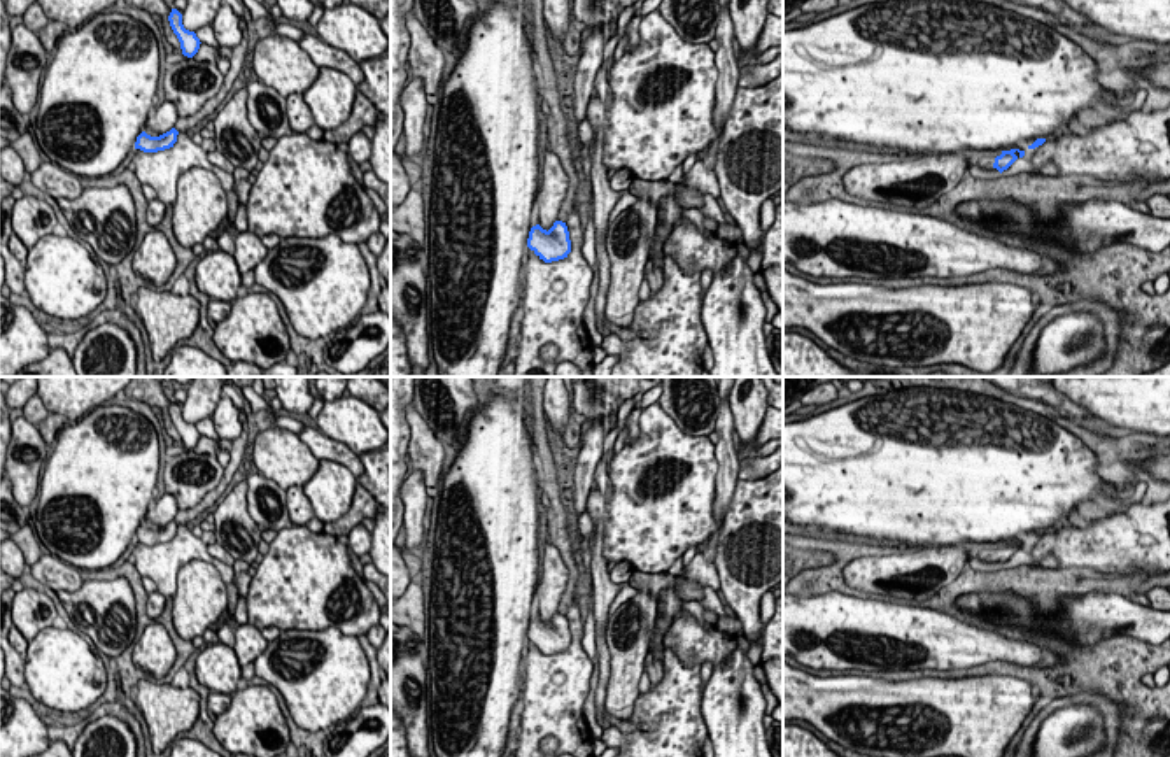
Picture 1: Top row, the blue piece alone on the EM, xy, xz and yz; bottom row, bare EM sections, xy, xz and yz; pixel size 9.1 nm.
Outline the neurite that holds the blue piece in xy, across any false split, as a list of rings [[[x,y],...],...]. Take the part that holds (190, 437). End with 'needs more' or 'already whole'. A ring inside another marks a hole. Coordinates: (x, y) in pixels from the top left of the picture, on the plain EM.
[[[172,401],[168,408],[170,419],[180,435],[182,447],[193,450],[200,442],[200,431],[194,424],[189,424],[182,417],[182,407],[177,401]]]; already whole

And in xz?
[[[555,613],[548,624],[539,617],[532,619],[527,640],[545,655],[567,650],[571,645],[571,633],[566,615]]]; already whole

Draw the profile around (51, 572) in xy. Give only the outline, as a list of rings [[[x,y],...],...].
[[[42,554],[40,559],[30,566],[30,570],[35,580],[56,592],[74,592],[81,589],[84,582],[81,570],[51,554]]]

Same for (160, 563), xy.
[[[179,526],[177,534],[165,543],[144,545],[133,543],[135,568],[142,577],[156,584],[156,591],[165,598],[173,598],[177,592],[177,573],[189,561],[210,562],[221,575],[226,585],[235,582],[233,566],[228,566],[208,554],[208,545],[194,536],[187,526]]]

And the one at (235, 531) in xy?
[[[242,480],[228,491],[212,512],[215,519],[215,543],[235,559],[252,564],[259,554],[259,543],[263,538],[249,513],[247,482]]]

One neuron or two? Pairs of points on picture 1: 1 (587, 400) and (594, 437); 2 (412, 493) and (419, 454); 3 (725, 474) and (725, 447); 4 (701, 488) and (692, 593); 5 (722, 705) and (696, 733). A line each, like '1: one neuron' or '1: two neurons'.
1: two neurons
2: two neurons
3: one neuron
4: two neurons
5: two neurons

